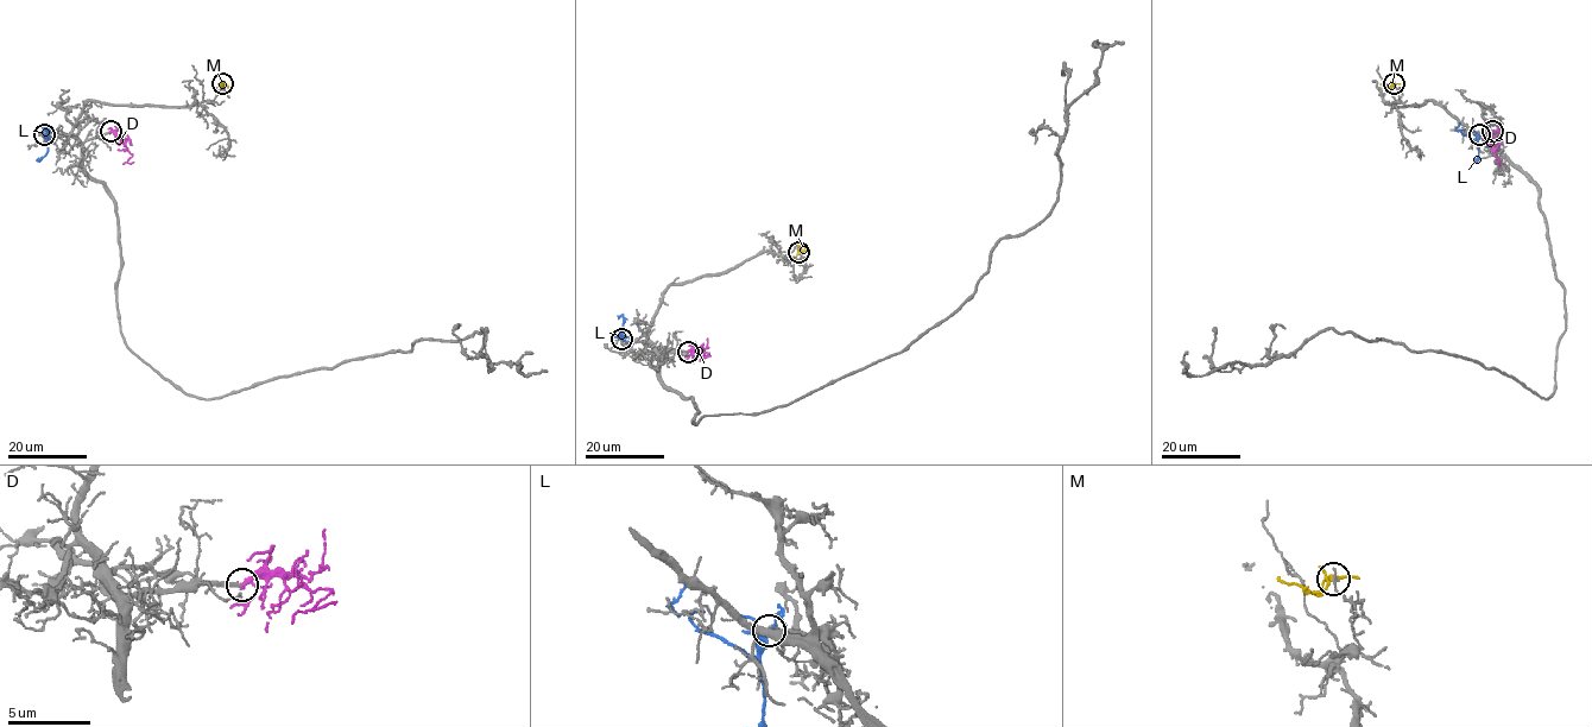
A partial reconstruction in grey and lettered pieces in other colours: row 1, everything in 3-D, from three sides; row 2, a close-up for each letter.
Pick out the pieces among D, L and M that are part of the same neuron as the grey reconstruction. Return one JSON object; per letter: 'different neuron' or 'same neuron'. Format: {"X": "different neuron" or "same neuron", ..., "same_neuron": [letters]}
{"D": "same neuron", "L": "different neuron", "M": "different neuron", "same_neuron": ["D"]}

